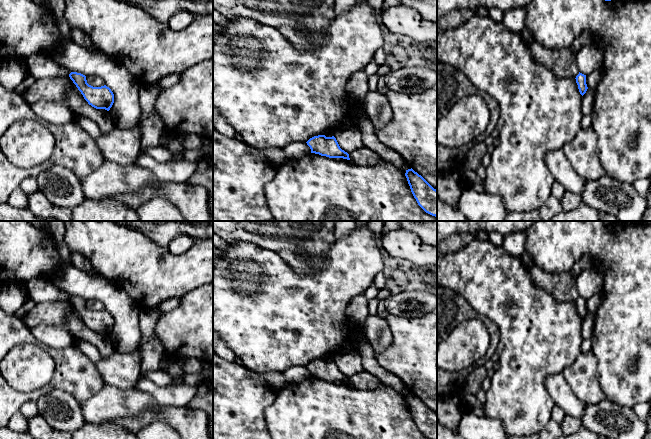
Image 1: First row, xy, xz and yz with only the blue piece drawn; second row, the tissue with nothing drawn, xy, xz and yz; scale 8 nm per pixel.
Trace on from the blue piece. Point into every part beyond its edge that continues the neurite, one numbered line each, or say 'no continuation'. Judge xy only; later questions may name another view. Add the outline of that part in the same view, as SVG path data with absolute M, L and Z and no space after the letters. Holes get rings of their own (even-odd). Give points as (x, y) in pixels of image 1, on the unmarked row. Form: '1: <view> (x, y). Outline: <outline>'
no continuation

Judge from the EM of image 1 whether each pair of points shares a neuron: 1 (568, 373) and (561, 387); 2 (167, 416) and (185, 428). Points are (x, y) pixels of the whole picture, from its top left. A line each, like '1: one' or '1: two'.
1: two
2: one

